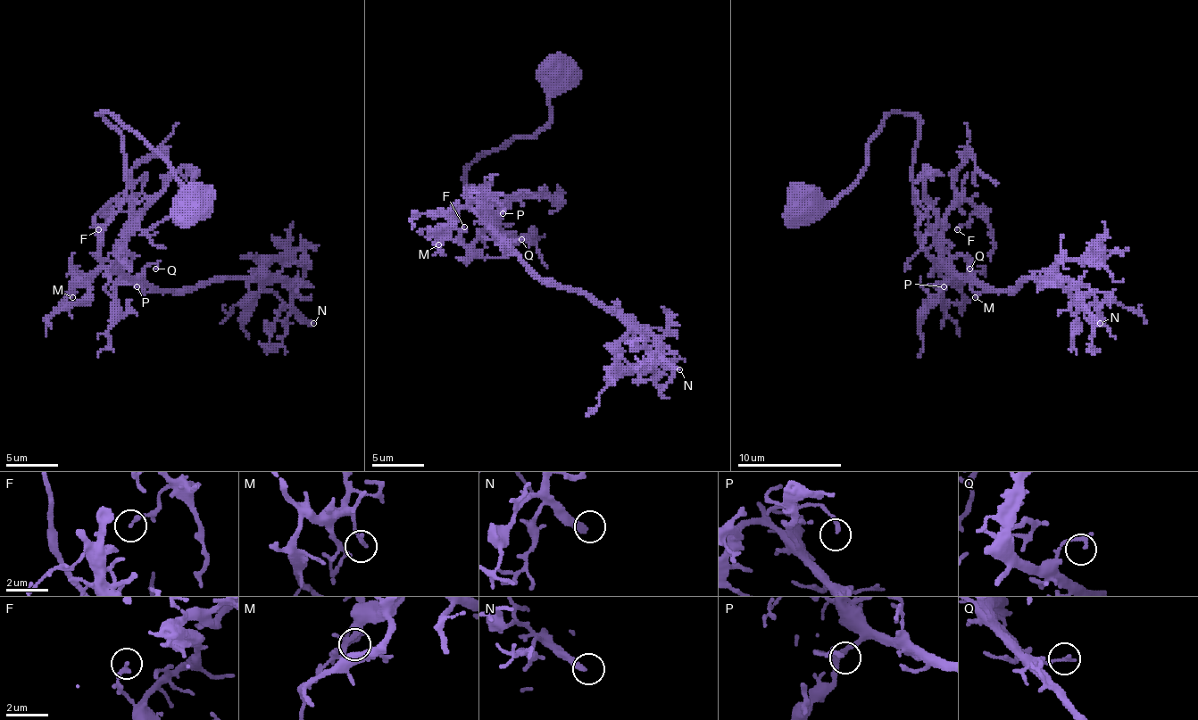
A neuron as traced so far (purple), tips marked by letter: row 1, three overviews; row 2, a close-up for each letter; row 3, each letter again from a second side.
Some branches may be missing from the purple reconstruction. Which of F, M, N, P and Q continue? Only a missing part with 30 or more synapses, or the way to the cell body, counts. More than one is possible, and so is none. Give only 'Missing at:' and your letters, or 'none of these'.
Missing at: N

